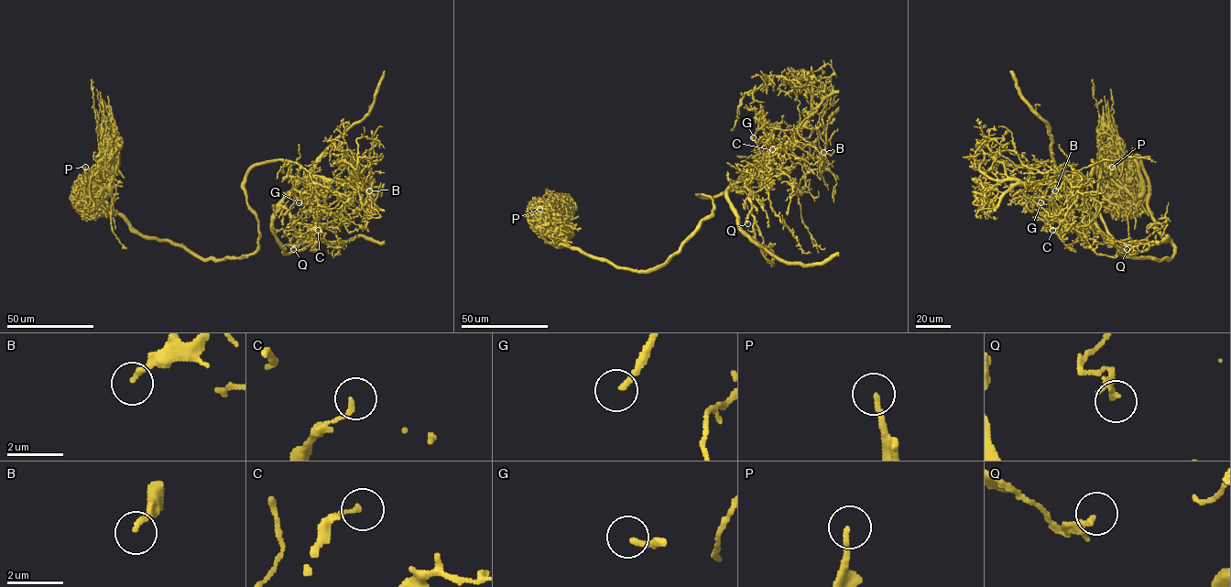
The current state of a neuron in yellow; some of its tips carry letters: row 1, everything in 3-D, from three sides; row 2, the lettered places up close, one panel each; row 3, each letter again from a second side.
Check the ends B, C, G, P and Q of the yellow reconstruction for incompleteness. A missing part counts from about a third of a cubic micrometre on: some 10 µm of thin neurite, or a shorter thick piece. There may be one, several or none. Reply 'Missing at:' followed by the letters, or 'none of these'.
Missing at: G

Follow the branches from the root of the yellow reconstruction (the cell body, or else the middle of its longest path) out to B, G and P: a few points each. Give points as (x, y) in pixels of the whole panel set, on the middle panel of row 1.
B: (757, 164), (768, 154), (782, 148), (805, 126), (817, 130), (825, 163), (827, 159), (823, 152)
G: (757, 164), (767, 157), (767, 135), (770, 130), (760, 124), (753, 137)
P: (757, 164), (743, 190), (699, 195), (713, 212), (647, 270), (571, 247), (557, 236), (563, 223), (539, 209)

